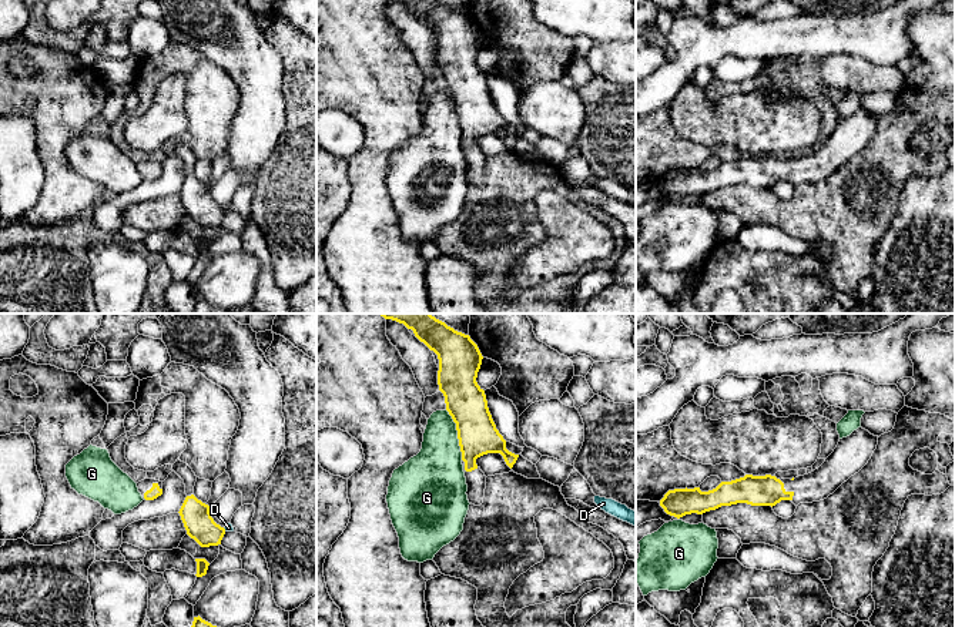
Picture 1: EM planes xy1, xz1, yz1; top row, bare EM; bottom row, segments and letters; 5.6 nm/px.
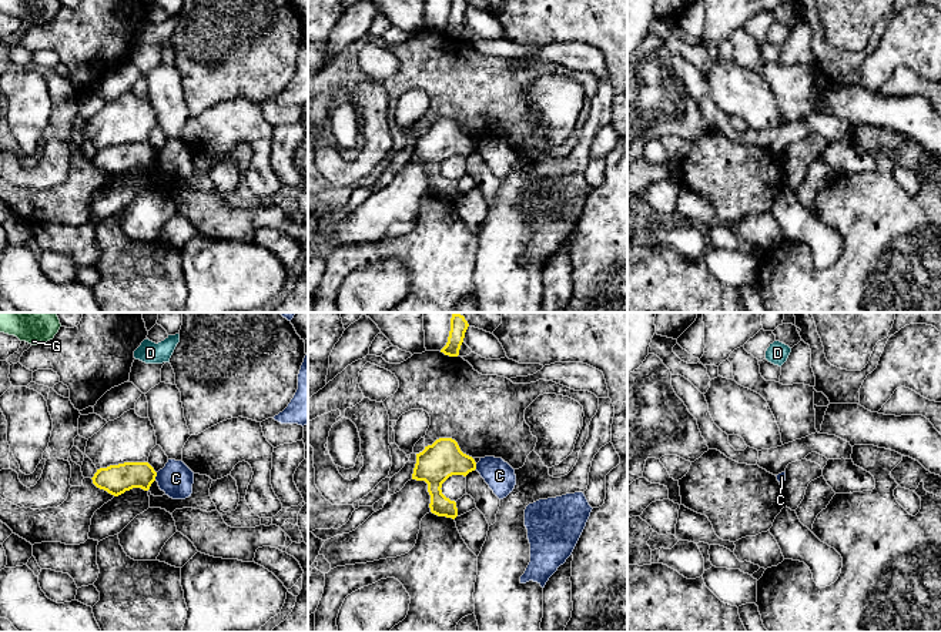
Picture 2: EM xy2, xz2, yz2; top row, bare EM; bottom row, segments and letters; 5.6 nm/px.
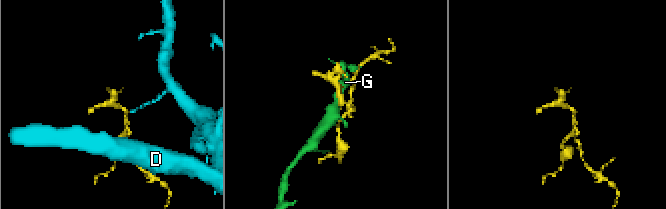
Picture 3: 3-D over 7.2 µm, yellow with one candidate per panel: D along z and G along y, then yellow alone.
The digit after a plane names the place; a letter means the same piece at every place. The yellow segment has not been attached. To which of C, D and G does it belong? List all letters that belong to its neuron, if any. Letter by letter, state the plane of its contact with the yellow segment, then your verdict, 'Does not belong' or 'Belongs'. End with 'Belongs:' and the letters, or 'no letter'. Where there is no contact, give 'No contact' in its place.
C: Touches yellow in xy2. Does not belong
D: Touches yellow in xy1. Does not belong
G: Touches yellow in xz1. Does not belong
Belongs: no letter

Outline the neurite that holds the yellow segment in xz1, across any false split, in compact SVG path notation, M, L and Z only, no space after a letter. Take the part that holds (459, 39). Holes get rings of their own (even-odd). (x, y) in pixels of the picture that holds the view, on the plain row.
M439 0L392 1L412 10L415 17L438 36L438 66L445 77L446 91L456 104L468 181L480 187L486 157L476 140L487 134L500 134L512 150L519 138L506 130L506 121L489 93L485 71L476 63L483 37L469 16Z

